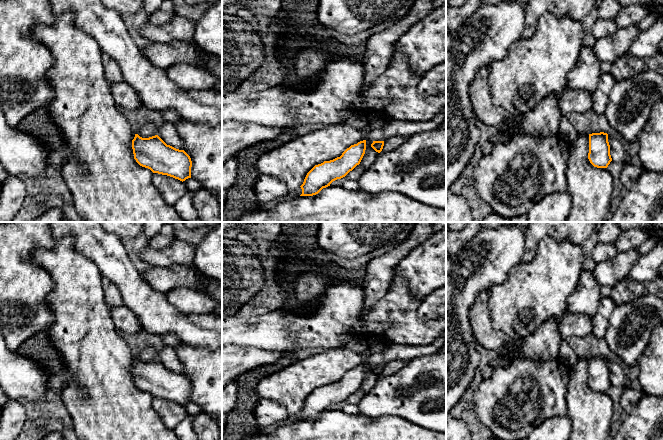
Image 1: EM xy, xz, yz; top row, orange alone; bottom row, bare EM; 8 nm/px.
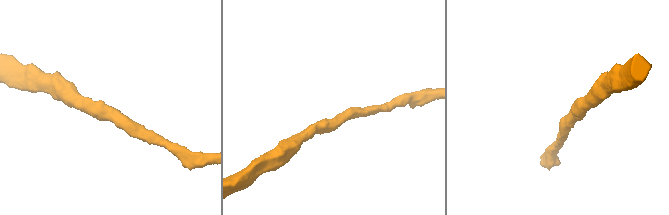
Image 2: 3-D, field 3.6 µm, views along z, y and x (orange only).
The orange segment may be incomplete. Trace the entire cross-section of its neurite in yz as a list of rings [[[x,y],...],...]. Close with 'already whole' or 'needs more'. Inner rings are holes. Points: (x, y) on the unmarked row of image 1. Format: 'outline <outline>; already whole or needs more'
outline [[[600,356],[589,358],[588,383],[594,391],[608,391],[612,382],[610,379],[610,369],[607,357]]]; already whole

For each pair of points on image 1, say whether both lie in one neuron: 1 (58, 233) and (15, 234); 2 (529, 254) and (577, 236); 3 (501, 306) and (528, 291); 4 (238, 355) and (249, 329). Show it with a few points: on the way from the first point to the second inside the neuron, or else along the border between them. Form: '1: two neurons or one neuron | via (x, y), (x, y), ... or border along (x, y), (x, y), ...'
1: two neurons | border along (51, 232), (55, 240)
2: one neuron | via (534, 240), (542, 232), (563, 232)
3: one neuron | via (508, 306), (512, 306), (521, 298)
4: two neurons | border along (232, 344), (257, 347), (265, 350)

